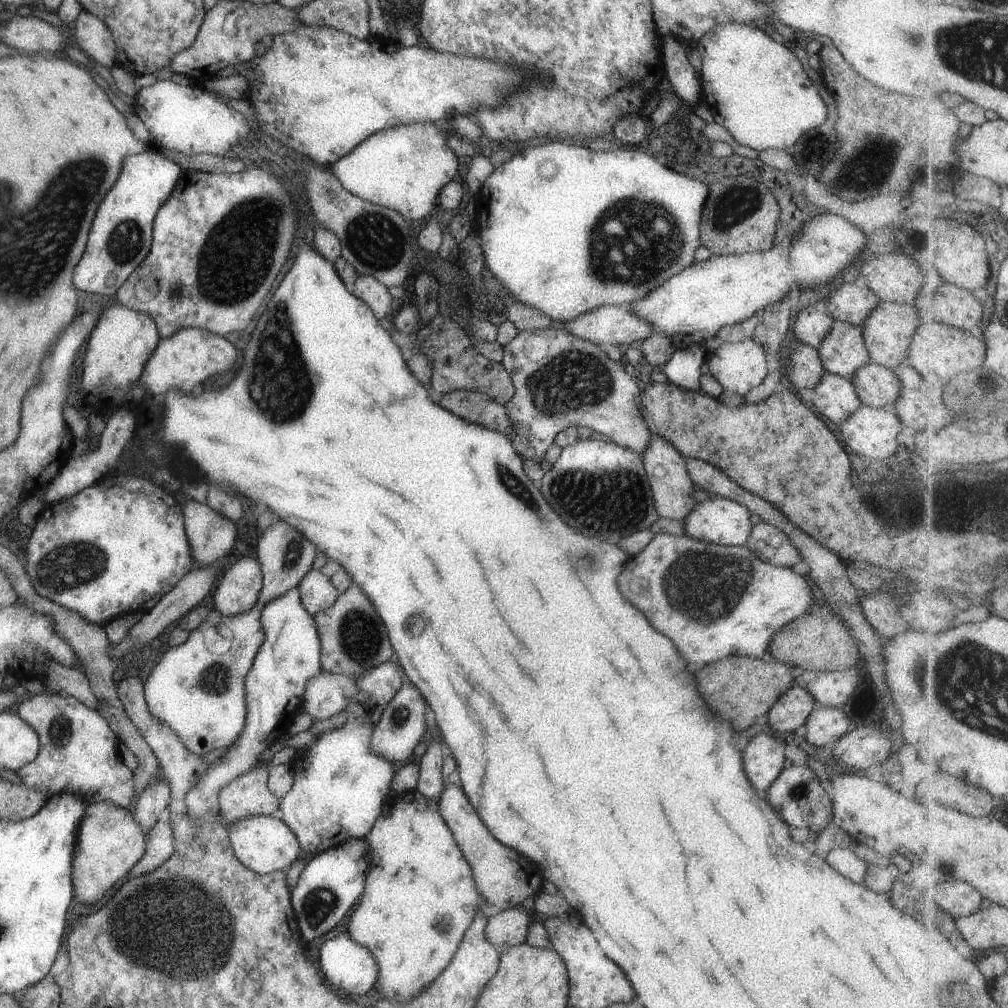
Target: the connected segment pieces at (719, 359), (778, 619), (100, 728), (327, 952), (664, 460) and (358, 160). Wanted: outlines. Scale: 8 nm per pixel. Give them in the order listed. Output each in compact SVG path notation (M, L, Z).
M752 338L723 343L708 353L704 370L713 375L723 390L744 397L765 378L768 356Z
M657 533L648 542L645 547L631 557L627 557L622 564L623 570L619 572L616 578L616 585L620 595L625 598L629 604L633 604L635 608L643 614L645 619L649 620L649 624L655 630L666 636L675 644L675 650L679 652L679 656L687 662L695 662L695 664L707 664L727 655L737 655L743 657L751 657L758 659L767 652L768 640L777 629L784 624L795 620L798 616L805 614L812 605L812 594L807 582L802 576L791 572L787 567L776 567L761 562L752 555L752 552L745 546L718 545L715 543L706 543L684 535L672 535L668 533Z
M22 695L16 715L26 721L38 738L35 758L15 771L20 783L28 789L51 795L80 795L87 805L108 801L126 808L133 796L133 771L120 759L119 739L95 709L87 708L72 696Z
M347 932L327 940L319 948L319 968L321 968L321 974L325 976L325 980L333 988L337 988L345 996L349 994L349 997L367 994L376 981L376 964L371 953L365 947L361 947L355 941L352 941Z
M650 435L647 446L642 450L640 457L652 490L654 509L658 516L671 518L671 520L682 519L696 503L691 497L694 489L692 480L687 474L683 456L673 448L670 442L659 435Z
M429 121L400 124L369 135L328 167L357 198L393 209L407 222L419 220L437 205L439 189L457 172L457 157L447 147L447 137Z

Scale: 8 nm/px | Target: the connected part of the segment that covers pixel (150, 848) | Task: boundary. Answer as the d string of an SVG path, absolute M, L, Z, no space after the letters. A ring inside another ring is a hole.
M169 820L157 821L151 829L145 832L145 846L143 856L121 877L123 882L145 873L154 871L172 855L174 842L172 826Z

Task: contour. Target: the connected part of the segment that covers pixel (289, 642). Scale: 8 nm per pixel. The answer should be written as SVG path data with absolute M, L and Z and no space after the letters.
M298 586L290 588L289 591L284 592L282 595L267 603L259 615L259 620L262 631L264 632L264 639L256 652L251 668L245 675L244 699L246 702L246 715L243 728L240 728L239 734L235 737L235 740L230 742L222 755L204 770L204 773L199 777L199 780L196 780L193 786L187 789L184 796L184 806L188 809L186 815L193 821L197 821L198 819L211 821L219 814L219 791L235 777L245 774L253 766L264 764L261 759L263 750L288 733L291 720L301 707L300 702L304 693L306 680L317 676L321 671L319 660L320 644L316 626L313 617L301 604Z

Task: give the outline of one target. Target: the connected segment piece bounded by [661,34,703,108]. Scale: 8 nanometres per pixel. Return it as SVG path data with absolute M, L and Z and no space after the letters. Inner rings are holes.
M665 34L661 38L664 72L669 84L671 84L671 92L681 100L682 104L694 108L693 106L696 104L703 103L697 98L701 92L701 82L699 82L695 70L691 68L689 60L685 57L689 46L686 42L683 46L683 40L675 40L675 38L671 34Z

